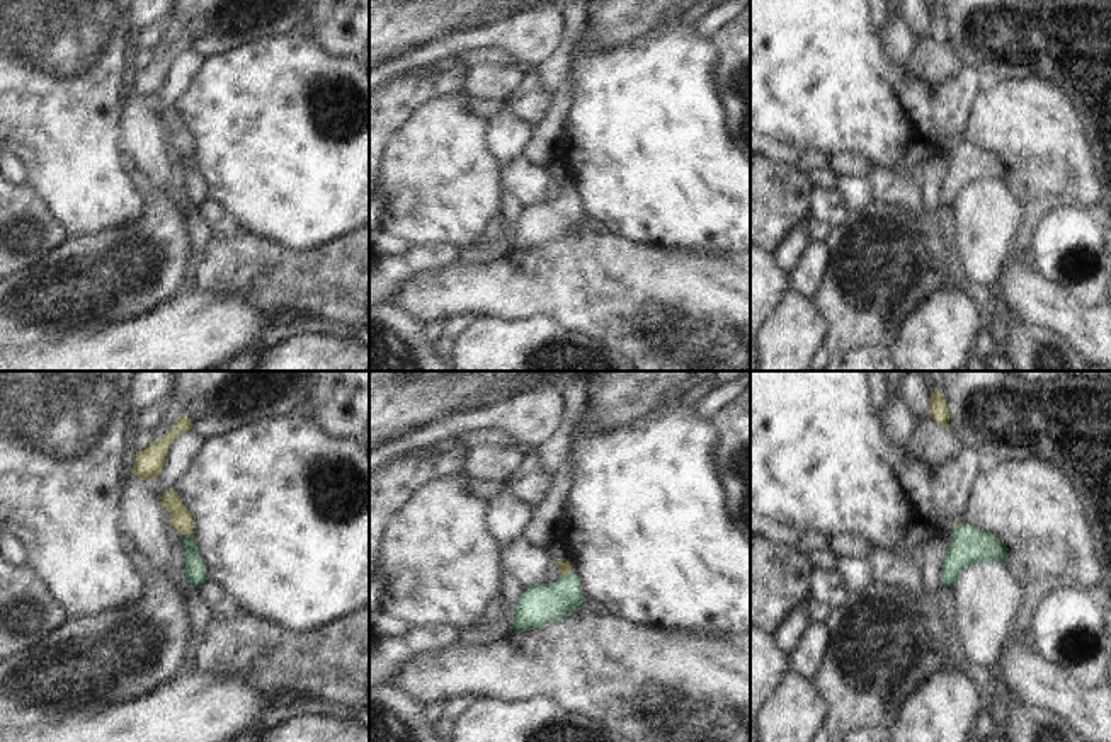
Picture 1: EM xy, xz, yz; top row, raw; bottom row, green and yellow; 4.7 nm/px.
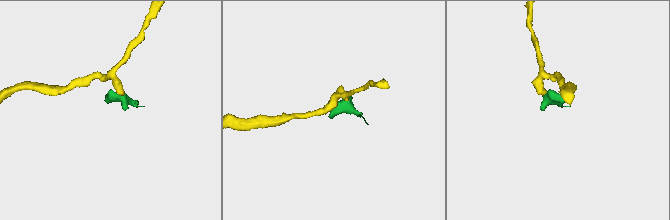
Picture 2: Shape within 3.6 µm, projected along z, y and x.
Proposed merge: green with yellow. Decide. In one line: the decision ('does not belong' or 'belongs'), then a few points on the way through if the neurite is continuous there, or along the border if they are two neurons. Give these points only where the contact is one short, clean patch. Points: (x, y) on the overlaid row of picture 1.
belongs; way xz (536, 606), (567, 574), (564, 565)

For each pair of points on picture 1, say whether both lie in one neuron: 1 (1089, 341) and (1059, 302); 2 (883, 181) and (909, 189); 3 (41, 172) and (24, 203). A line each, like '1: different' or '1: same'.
1: same
2: same
3: different

